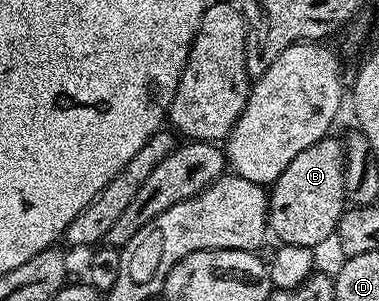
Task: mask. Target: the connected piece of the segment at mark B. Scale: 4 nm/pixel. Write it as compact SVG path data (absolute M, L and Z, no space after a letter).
M329 135L318 143L310 143L306 151L294 155L294 159L290 159L290 167L286 167L286 171L282 171L282 175L278 175L278 179L272 182L268 194L268 228L271 236L277 237L277 242L312 249L335 234L336 224L345 208L344 142L339 136Z

